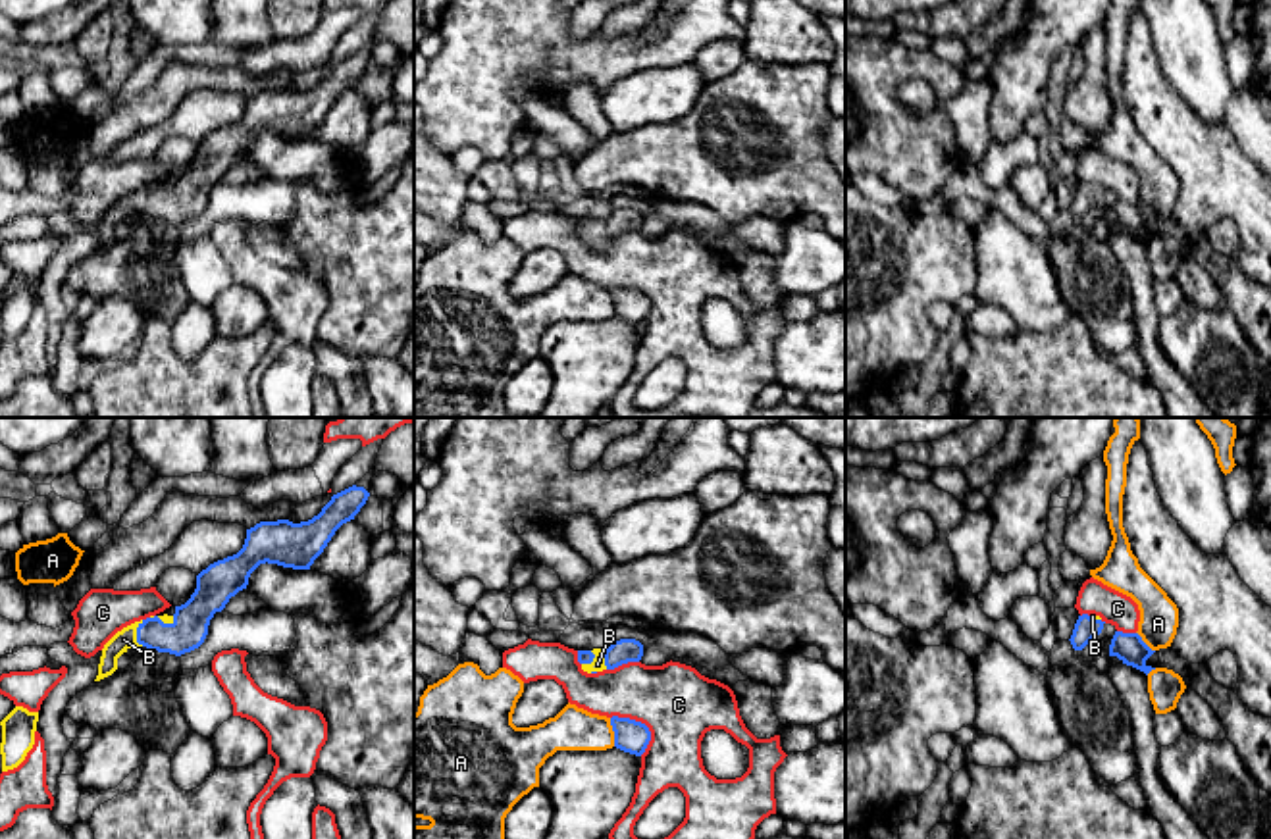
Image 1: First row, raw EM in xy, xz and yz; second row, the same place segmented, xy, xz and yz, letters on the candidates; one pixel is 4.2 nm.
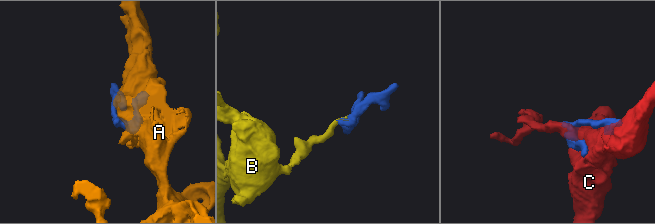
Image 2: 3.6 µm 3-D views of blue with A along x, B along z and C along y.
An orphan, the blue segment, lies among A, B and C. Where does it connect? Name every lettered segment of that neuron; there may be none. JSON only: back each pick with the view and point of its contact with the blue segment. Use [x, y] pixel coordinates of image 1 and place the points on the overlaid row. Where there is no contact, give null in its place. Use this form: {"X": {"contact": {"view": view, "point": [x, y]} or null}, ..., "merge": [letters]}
{"B": {"contact": {"view": "xy", "point": [137, 634]}}, "merge": ["B"]}

